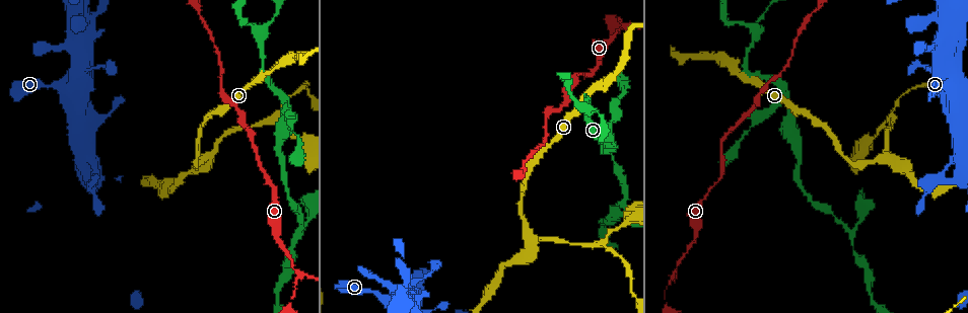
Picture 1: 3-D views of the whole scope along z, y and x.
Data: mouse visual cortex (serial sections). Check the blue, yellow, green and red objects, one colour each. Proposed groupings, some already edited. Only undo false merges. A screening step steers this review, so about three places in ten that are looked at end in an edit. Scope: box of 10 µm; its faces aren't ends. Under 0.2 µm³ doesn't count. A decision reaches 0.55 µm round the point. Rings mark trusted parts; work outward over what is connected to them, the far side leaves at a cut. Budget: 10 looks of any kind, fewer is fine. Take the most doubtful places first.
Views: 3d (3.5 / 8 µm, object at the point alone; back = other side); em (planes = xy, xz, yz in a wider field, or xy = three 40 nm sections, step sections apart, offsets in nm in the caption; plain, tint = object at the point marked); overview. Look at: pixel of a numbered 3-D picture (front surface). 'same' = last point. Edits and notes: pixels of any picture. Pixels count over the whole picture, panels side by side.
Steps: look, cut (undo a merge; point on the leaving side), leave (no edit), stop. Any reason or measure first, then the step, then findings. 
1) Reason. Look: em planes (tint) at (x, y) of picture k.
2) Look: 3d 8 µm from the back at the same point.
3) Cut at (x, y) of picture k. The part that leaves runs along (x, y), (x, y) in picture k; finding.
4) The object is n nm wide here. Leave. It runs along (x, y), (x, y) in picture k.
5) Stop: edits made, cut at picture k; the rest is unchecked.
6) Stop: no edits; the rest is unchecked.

Look: 3d 3.5 µm at (625, 25) of picture 1.

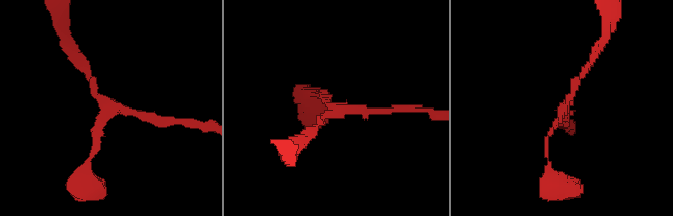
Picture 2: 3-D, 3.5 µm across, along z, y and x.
Look: em xy step 2 (tint) at (105, 105) of picture 2.

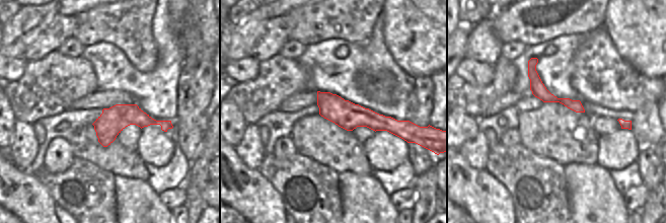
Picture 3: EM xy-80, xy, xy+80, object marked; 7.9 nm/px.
Leave. It runs along (592, 56), (550, 131), (548, 165) in picture 2; continuous, no second cell.

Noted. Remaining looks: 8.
Branch point. Look: 3d 3.5 µm at (273, 121) of picture 1.

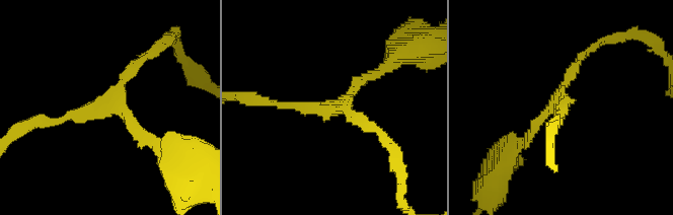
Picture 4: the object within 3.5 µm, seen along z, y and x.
3 arms meet here; the arms are 150, 150, 150 nm wide; need the tissue. Look: em planes (tint) at (107, 105) of picture 4.

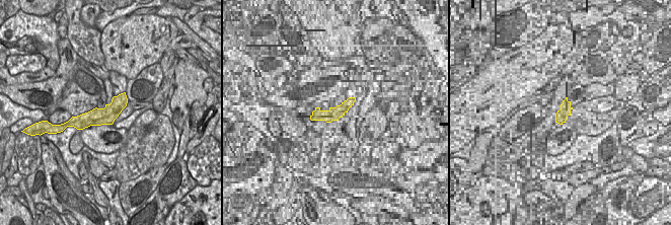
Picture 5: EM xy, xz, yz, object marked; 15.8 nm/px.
Another direction. Look: em xy step 1 (tint) at the same point.

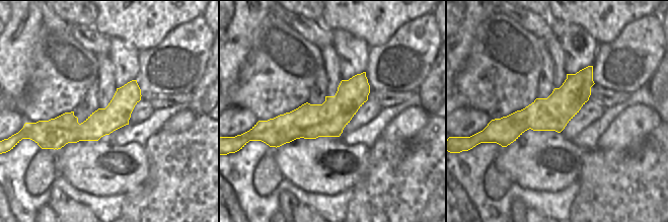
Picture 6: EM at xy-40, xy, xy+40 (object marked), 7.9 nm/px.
Leave. It runs along (590, 68), (547, 114), (494, 126) in picture 6; all the same cell.

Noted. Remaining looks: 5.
Abrupt turn. Look: 3d 3.5 µm at (944, 23) of picture 1.

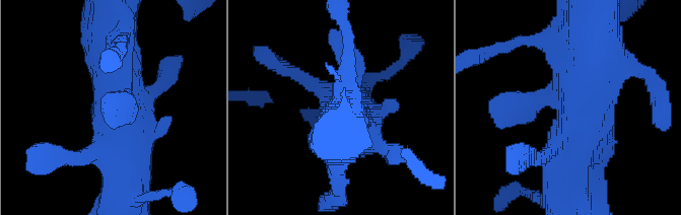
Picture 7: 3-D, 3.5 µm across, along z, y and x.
Look: em xy step 5 (tint) at (572, 110) of picture 7.

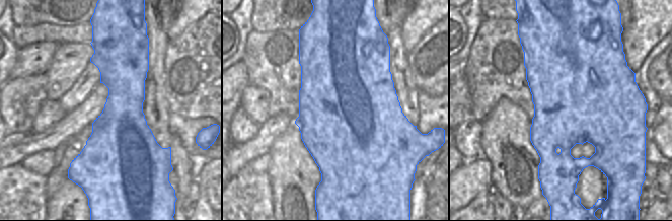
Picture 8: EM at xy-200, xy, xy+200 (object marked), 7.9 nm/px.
Another direction. Look: em planes (tint) at the same point.

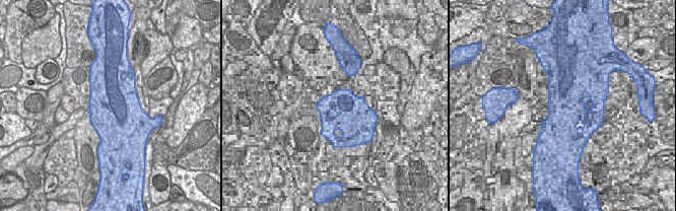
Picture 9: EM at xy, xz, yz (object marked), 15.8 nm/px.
Leave. It runs along (559, 177), (569, 105), (606, 56) in picture 7; continuous, no second cell.

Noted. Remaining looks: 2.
Thick turns thin. Look: 3d 3.5 µm at (289, 105) of picture 1.

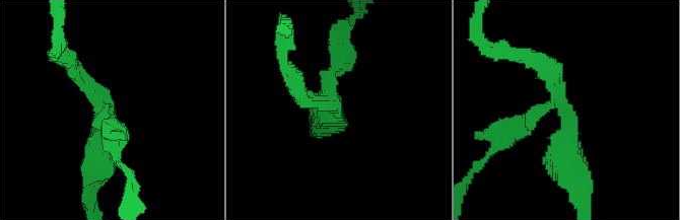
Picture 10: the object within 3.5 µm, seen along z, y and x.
The arms are 200, 400 nm wide; now the EM. Look: em xy step 5 (tint) at (111, 113) of picture 10.

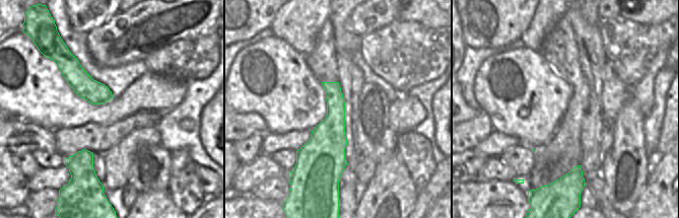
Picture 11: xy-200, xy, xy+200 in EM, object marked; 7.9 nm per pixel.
Leave. It runs along (543, 63), (580, 175) in picture 10; all the same cell.

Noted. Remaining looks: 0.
Stop: no edits; the rest is unchecked.

